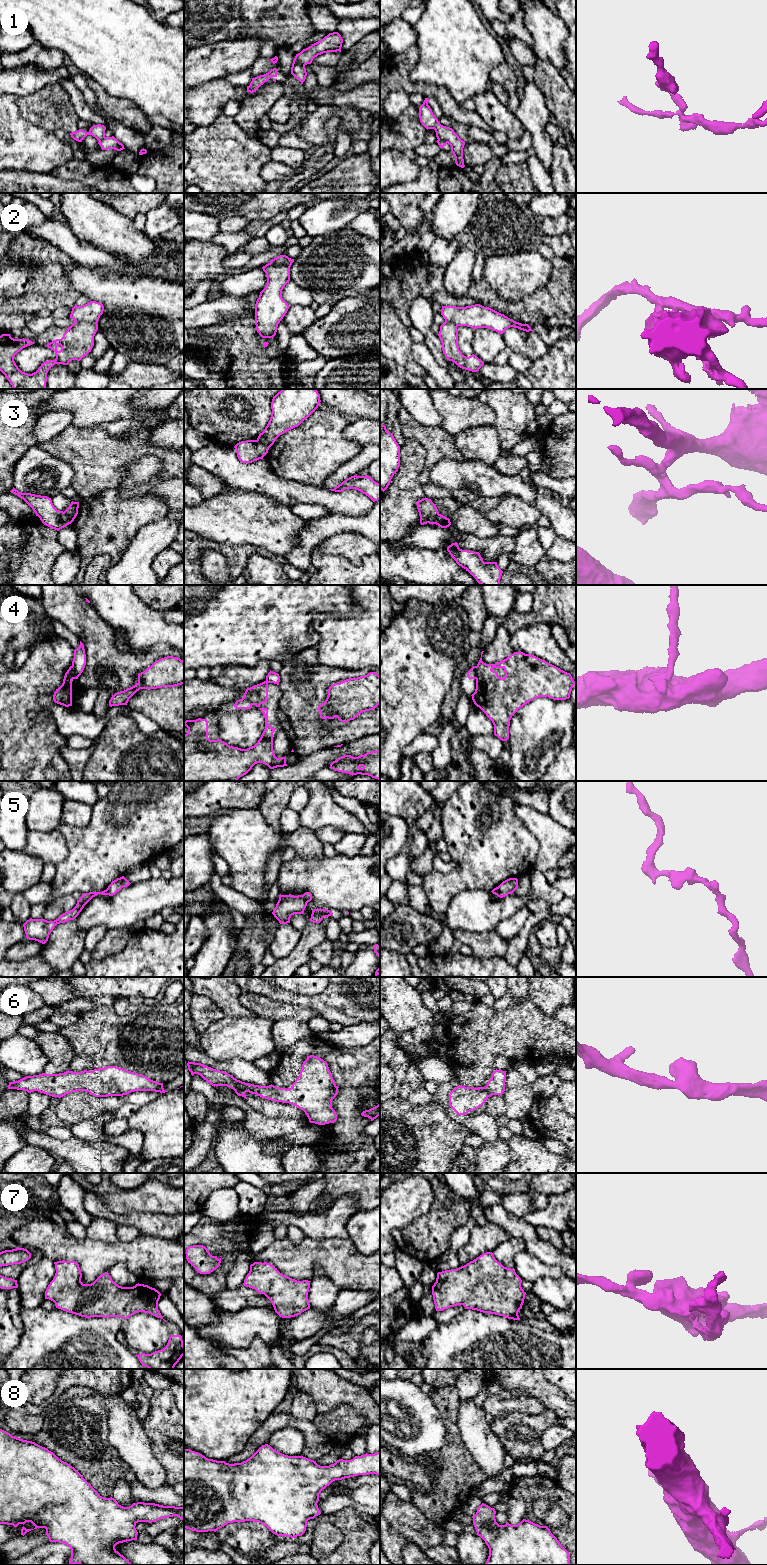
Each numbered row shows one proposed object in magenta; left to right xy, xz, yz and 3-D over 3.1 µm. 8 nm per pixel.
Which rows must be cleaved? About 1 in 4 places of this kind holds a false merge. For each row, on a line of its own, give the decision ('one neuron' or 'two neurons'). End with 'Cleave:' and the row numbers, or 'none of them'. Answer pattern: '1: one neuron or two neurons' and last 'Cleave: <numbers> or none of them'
1: one neuron
2: two neurons
3: two neurons
4: two neurons
5: two neurons
6: one neuron
7: one neuron
8: one neuron
Cleave: 2, 3, 4, 5

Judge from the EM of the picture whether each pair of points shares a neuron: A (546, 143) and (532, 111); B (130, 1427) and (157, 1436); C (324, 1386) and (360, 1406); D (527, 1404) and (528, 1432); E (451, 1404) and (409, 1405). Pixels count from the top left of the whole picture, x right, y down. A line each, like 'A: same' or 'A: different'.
A: same
B: different
C: same
D: different
E: different

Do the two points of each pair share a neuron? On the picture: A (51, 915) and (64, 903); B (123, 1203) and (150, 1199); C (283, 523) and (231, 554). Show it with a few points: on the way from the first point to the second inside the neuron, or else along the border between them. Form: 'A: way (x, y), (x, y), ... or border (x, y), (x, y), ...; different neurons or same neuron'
A: way (54, 912), (61, 905); same neuron
B: way (130, 1201), (143, 1199); same neuron
C: border (224, 544), (230, 546), (253, 545), (255, 547); different neurons

